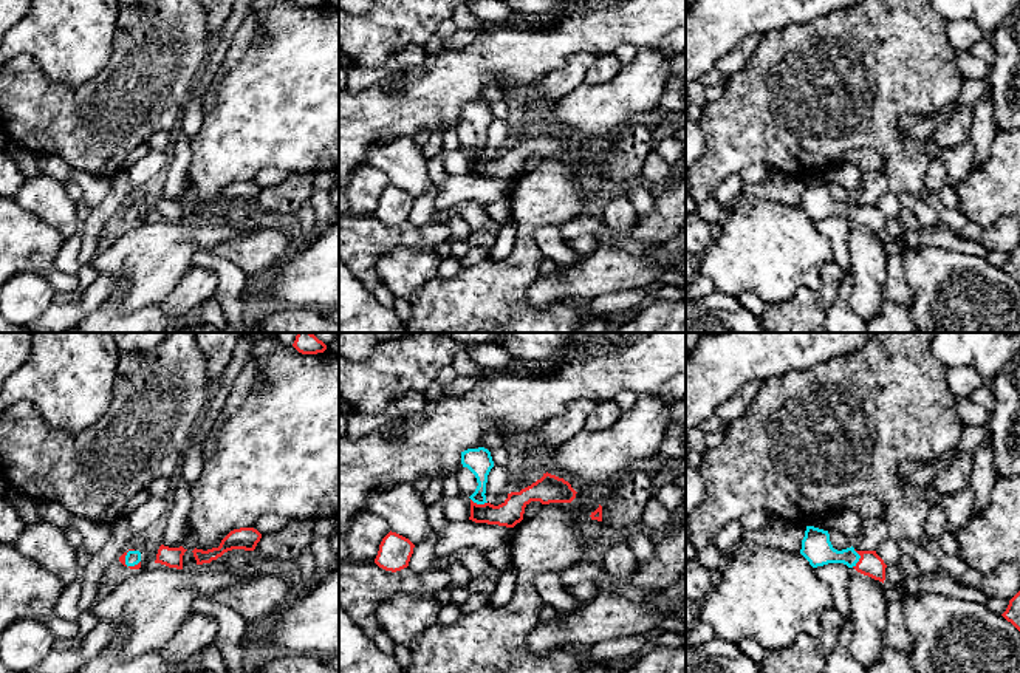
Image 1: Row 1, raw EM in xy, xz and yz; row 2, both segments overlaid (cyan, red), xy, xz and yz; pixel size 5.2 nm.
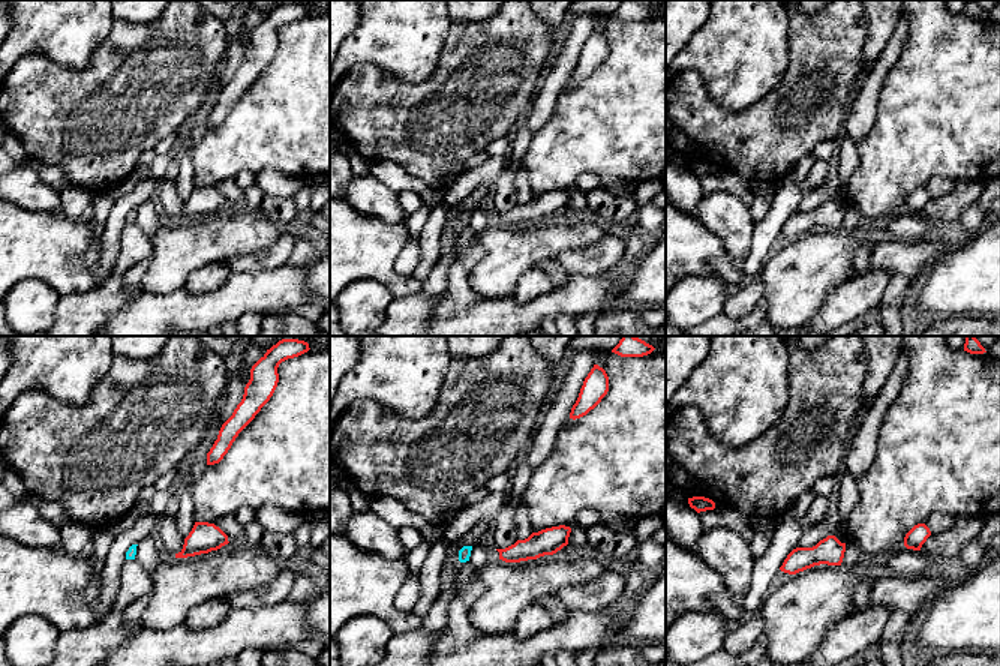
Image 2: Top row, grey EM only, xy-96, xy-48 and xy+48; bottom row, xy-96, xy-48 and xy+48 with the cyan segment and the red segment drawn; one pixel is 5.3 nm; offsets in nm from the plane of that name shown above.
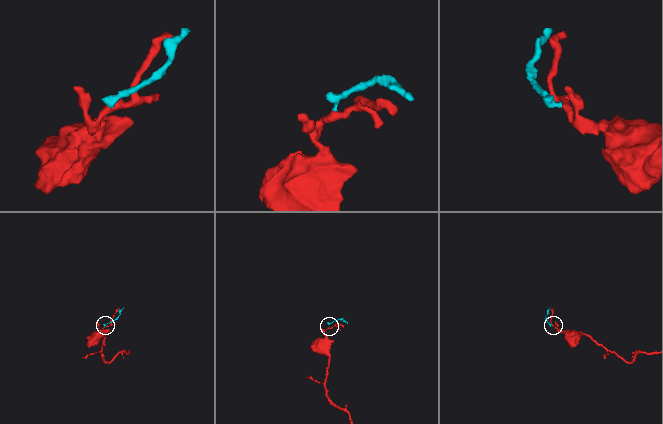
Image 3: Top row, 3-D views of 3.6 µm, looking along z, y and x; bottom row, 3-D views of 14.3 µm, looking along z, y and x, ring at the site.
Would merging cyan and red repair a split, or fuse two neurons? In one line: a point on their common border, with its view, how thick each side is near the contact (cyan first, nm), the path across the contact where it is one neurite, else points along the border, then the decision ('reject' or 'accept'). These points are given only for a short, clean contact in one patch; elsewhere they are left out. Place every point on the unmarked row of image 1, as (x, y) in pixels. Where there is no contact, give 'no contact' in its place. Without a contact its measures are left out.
meets cyan in yz at (859, 211); 160 nm thick on the cyan side, 120 nm on the other; runs through yz (816, 201), (831, 209), (859, 211), (870, 217); accept

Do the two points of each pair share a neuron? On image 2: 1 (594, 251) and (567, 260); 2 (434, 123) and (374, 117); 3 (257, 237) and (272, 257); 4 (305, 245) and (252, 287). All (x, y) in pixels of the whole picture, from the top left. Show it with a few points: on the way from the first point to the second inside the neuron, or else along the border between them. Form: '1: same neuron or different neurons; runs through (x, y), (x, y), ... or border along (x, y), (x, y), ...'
1: same neuron; runs through (588, 257), (585, 260), (573, 260)
2: same neuron; runs through (419, 123), (389, 119)
3: different neurons; border along (287, 228), (267, 246), (230, 257)
4: different neurons; border along (288, 263), (297, 267), (308, 267)

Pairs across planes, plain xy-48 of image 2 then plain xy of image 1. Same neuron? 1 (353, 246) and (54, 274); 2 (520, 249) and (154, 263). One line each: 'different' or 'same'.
1: same
2: same

